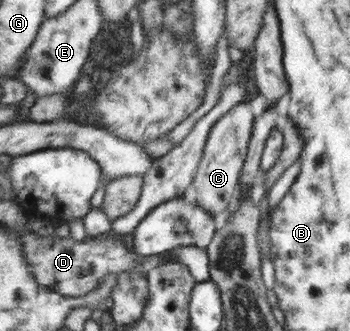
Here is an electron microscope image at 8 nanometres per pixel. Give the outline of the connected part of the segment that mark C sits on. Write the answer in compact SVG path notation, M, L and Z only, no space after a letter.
M248 101L238 104L212 127L204 156L194 177L193 186L197 193L195 202L214 217L222 214L224 210L228 210L231 200L236 197L242 181L252 135L255 132L255 124L256 117L252 112L252 104Z

